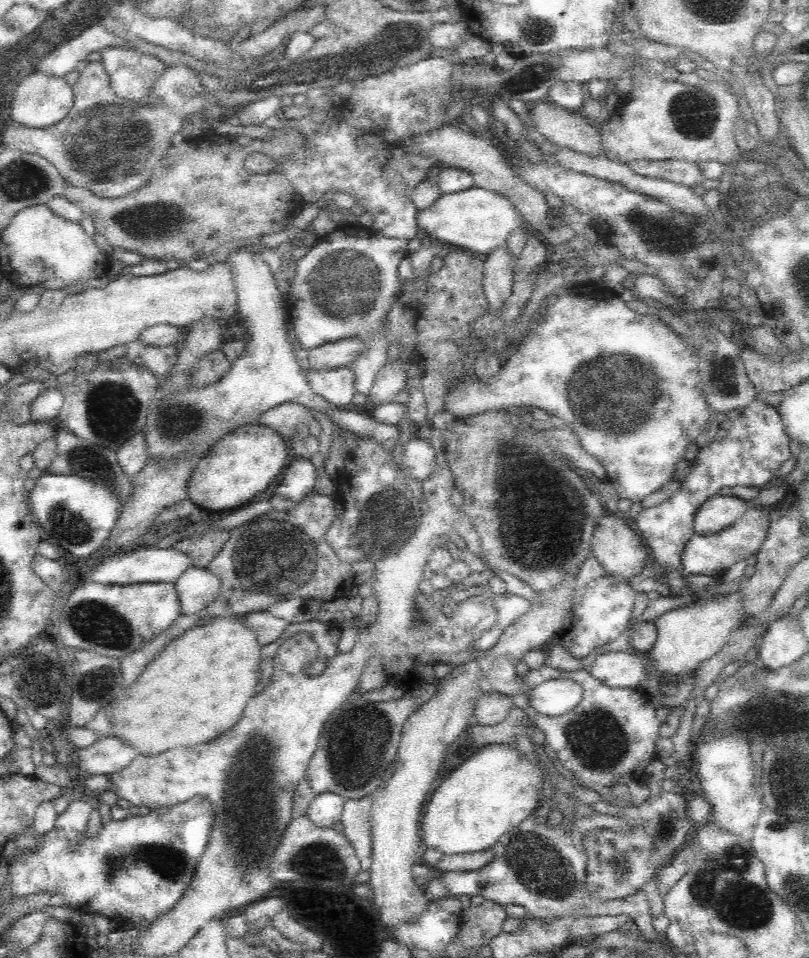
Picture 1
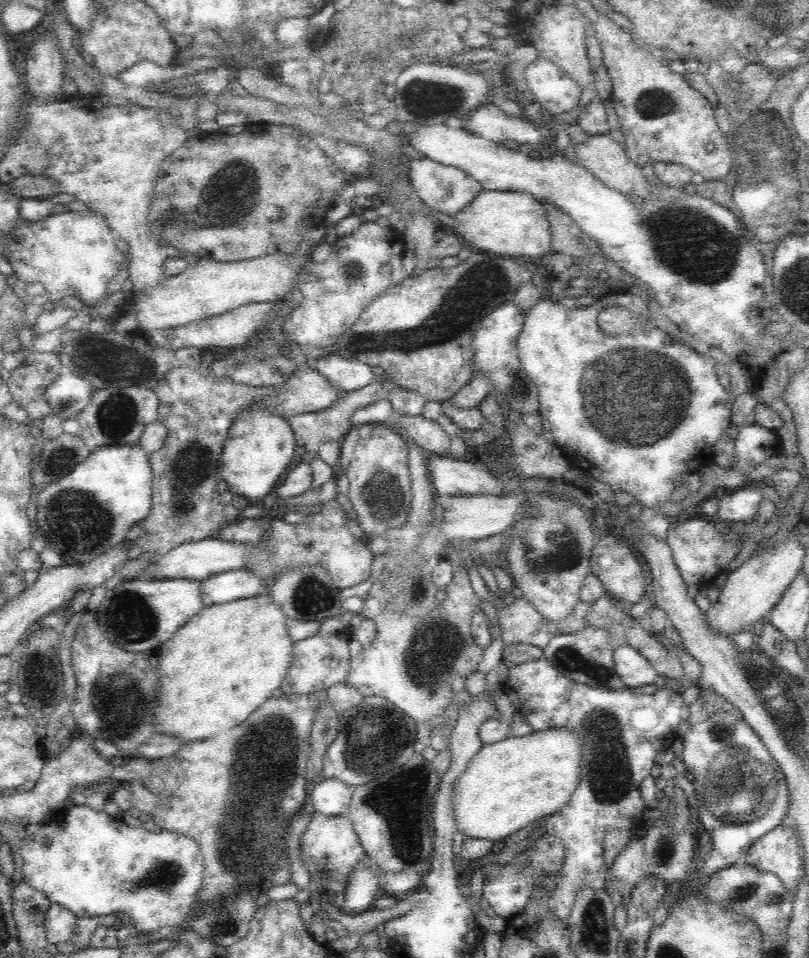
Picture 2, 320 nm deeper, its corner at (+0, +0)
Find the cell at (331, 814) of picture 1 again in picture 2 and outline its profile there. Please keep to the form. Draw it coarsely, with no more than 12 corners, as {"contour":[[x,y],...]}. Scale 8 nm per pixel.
{"contour":[[338,778],[312,790],[315,813],[348,815],[354,788]]}

